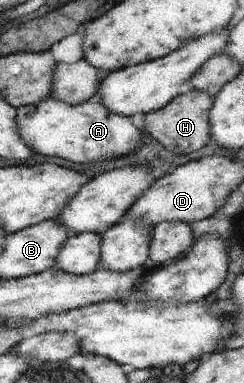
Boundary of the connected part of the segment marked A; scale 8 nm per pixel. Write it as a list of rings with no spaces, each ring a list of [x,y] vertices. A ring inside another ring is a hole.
[[[94,94],[90,100],[82,104],[72,105],[62,100],[56,101],[51,96],[35,105],[26,105],[16,109],[16,126],[20,132],[20,140],[36,154],[44,154],[48,158],[62,158],[74,164],[94,164],[102,160],[122,158],[140,146],[140,130],[132,123],[131,117],[112,114],[102,104],[102,98]]]

